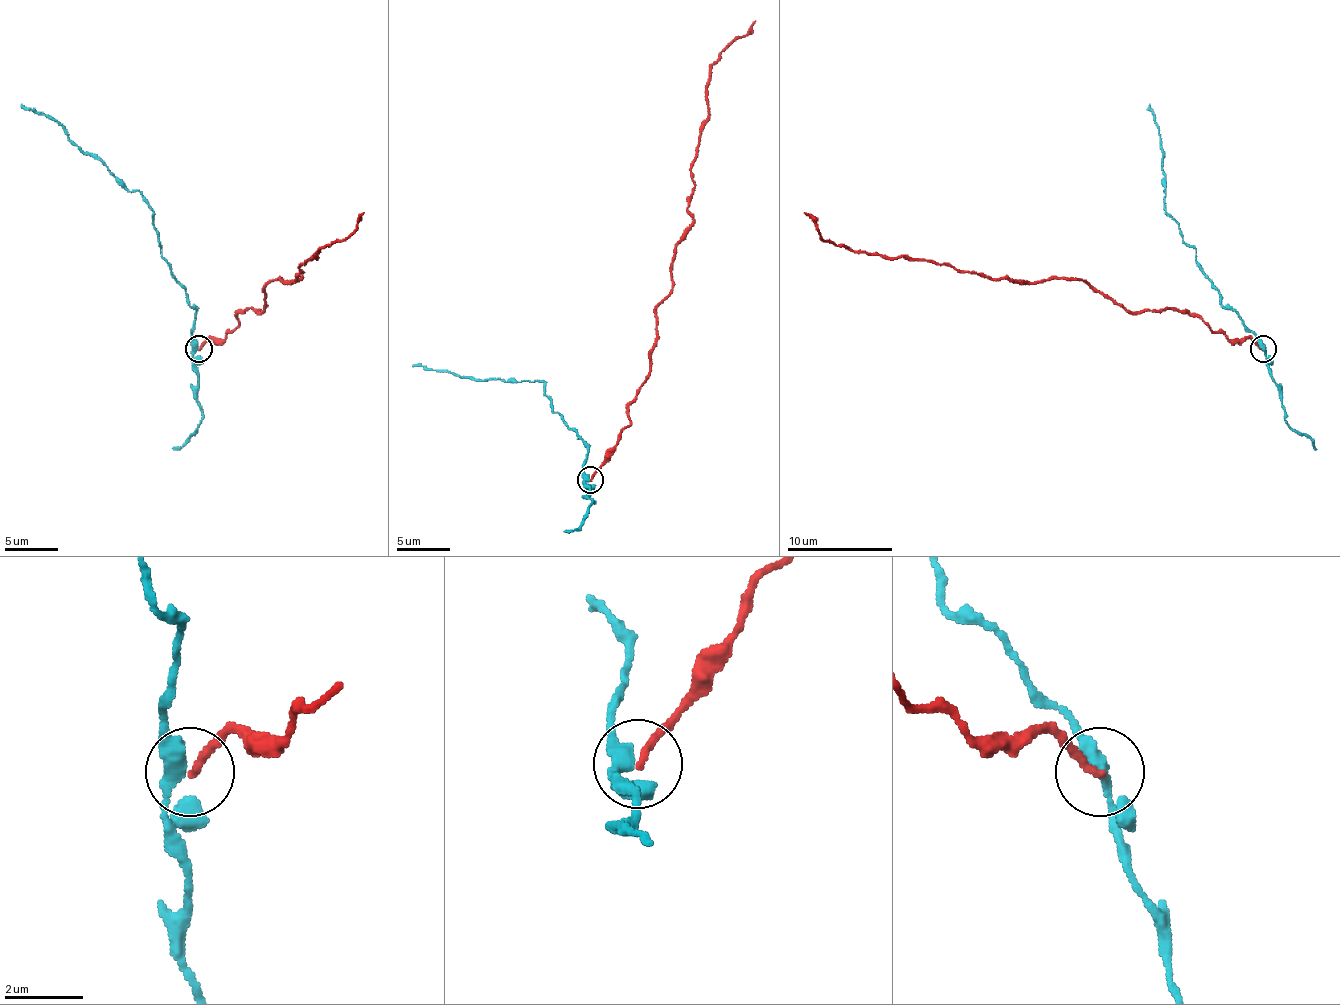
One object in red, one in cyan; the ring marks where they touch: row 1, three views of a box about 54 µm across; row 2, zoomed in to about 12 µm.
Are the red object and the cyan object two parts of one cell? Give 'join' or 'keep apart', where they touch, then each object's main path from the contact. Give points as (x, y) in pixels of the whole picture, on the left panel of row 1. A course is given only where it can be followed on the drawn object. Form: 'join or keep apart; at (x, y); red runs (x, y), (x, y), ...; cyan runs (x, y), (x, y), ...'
keep apart; at (198, 349); red runs (198, 349), (245, 310), (261, 312), (264, 288), (277, 278), (298, 280), (298, 267), (346, 238), (364, 212); cyan runs (198, 349), (193, 336), (195, 310), (161, 254), (150, 206), (84, 153), (63, 127), (21, 103)

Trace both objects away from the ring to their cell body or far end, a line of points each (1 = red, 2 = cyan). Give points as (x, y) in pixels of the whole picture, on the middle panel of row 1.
1: (589, 479), (650, 370), (655, 307), (692, 214), (711, 66), (756, 21)
2: (589, 479), (584, 474), (587, 445), (552, 413), (542, 381), (476, 378), (412, 365)

